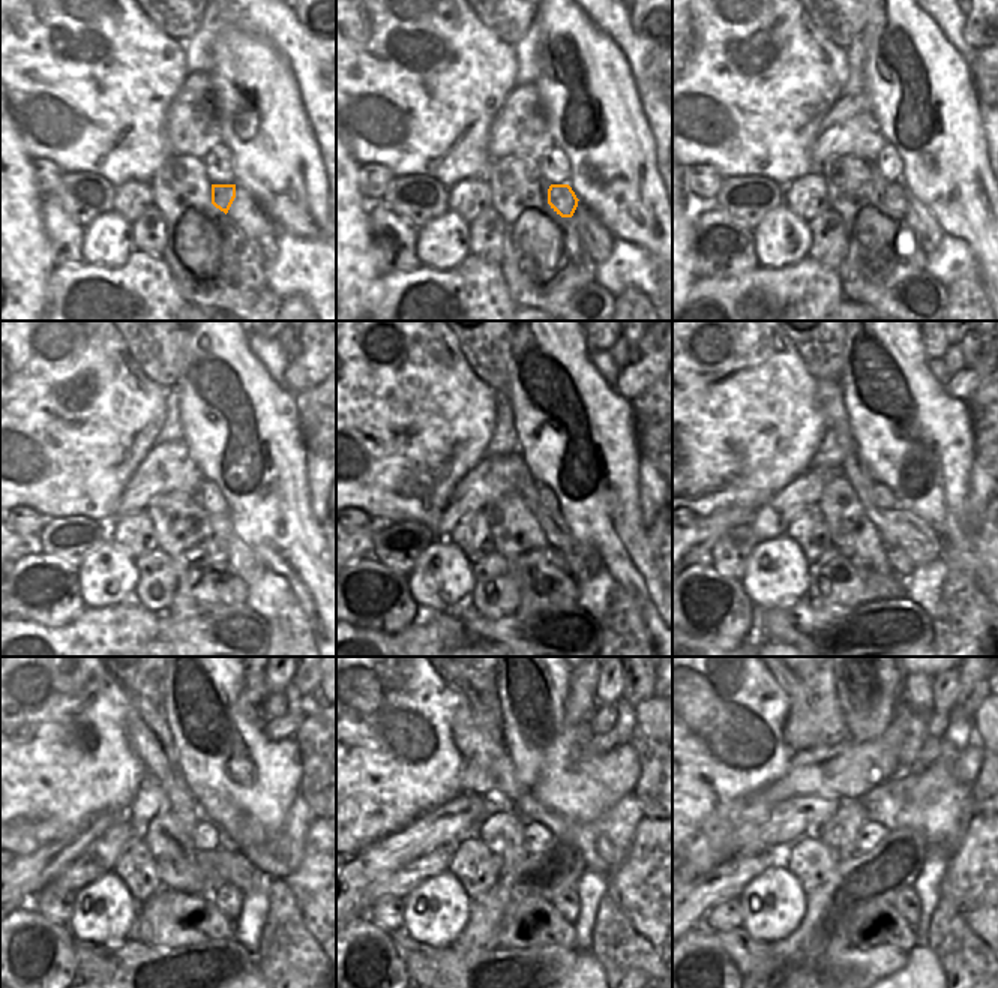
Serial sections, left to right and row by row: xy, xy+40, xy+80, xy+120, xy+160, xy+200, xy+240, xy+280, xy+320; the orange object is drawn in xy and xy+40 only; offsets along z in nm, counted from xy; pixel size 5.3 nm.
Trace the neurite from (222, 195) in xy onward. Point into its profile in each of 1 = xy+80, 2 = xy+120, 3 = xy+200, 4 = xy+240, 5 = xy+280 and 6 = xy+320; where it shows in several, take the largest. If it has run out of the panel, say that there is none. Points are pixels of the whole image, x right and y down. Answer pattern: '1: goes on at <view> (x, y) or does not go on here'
1: goes on at xy+80 (896, 197)
2: goes on at xy+120 (221, 556)
3: goes on at xy+200 (902, 567)
4: goes on at xy+240 (228, 898)
5: goes on at xy+280 (566, 900)
6: goes on at xy+320 (907, 903)

